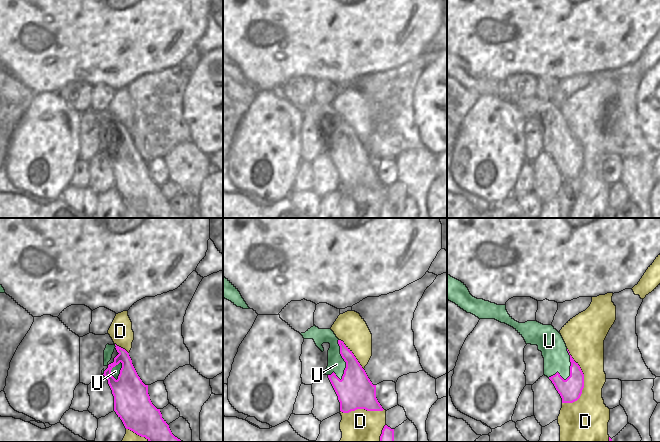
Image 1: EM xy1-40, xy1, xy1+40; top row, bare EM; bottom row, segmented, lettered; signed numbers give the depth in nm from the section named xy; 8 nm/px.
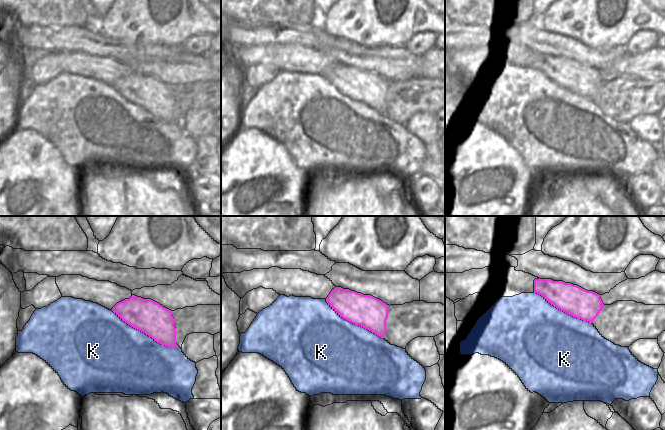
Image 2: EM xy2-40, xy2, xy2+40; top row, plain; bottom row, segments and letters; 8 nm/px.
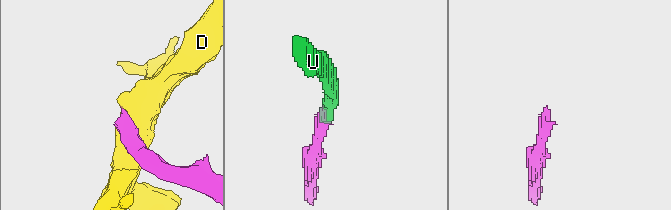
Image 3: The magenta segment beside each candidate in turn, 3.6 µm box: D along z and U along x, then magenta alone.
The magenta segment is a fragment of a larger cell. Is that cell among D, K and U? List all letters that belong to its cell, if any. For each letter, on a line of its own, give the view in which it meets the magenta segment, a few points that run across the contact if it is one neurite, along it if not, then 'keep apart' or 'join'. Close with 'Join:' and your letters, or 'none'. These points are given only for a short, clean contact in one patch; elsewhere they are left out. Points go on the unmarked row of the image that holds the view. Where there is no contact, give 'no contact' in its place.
D: contact in xy1+40; keep apart
K: contact in xy2-40; keep apart
U: contact in xy1; line xy1 (355, 165), (345, 149), (344, 136), (340, 140), (336, 140); join
Join: U

